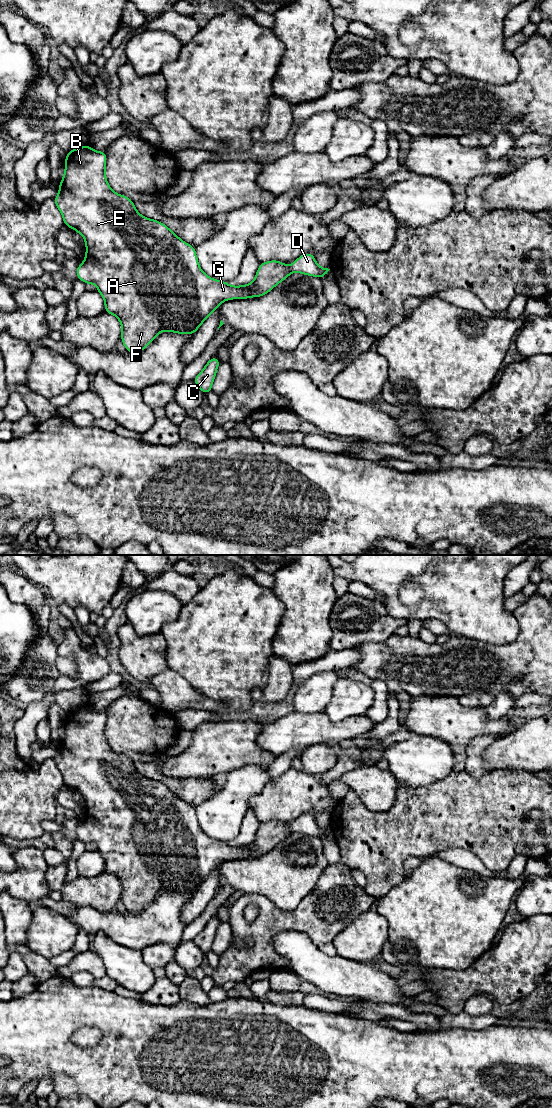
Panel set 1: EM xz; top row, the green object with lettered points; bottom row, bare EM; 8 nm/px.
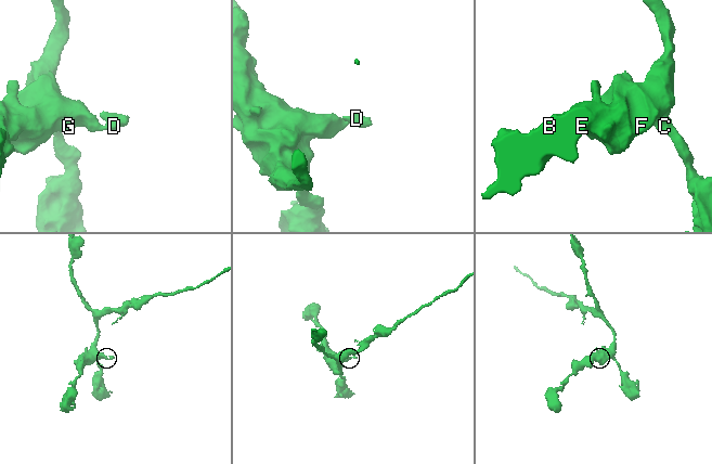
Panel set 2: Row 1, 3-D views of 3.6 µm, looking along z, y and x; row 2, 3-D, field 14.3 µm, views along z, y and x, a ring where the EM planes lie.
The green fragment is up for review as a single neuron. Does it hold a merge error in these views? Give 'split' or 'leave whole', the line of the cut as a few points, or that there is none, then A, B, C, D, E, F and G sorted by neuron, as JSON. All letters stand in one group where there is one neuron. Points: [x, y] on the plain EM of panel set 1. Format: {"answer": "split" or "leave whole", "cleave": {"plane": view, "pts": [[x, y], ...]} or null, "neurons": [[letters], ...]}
{"answer": "leave whole", "cleave": null, "neurons": [["A", "B", "C", "D", "E", "F", "G"]]}

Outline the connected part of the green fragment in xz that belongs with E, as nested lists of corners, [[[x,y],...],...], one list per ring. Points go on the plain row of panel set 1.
[[[89,705],[67,712],[65,733],[58,746],[59,754],[53,760],[63,776],[64,785],[81,794],[86,803],[85,819],[76,829],[77,839],[97,845],[97,851],[105,861],[105,873],[114,874],[119,879],[122,887],[121,901],[132,914],[140,913],[160,892],[166,890],[195,894],[199,886],[226,860],[261,857],[292,832],[323,838],[330,830],[321,828],[314,815],[306,813],[289,827],[277,820],[260,823],[254,841],[243,846],[230,846],[225,841],[212,839],[201,830],[194,806],[181,800],[160,781],[139,774],[128,757],[116,754],[111,749],[106,740],[106,719],[105,711],[97,712]]]

